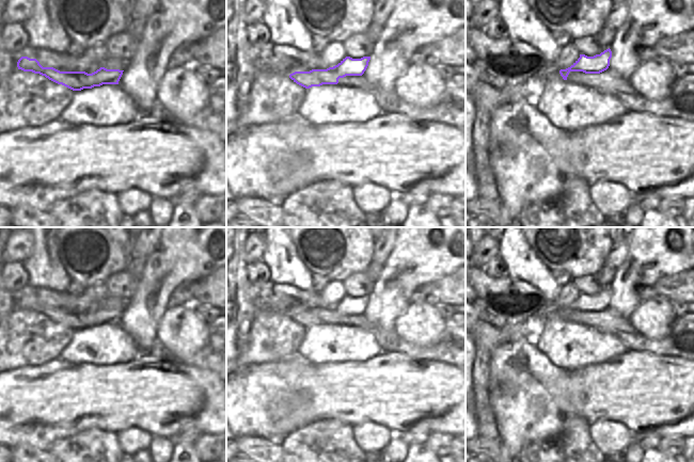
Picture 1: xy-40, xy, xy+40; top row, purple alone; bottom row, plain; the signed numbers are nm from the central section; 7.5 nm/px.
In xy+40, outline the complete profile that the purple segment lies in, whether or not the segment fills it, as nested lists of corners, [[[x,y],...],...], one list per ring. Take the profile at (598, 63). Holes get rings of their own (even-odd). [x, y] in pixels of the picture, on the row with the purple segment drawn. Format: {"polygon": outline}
{"polygon": [[[610,48],[594,57],[580,54],[570,67],[561,69],[559,74],[568,82],[613,95],[629,112],[647,112],[694,122],[694,74],[676,78],[669,96],[653,101],[643,97],[629,80],[609,68],[611,58]]]}

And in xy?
{"polygon": [[[346,57],[337,65],[327,69],[295,71],[289,78],[297,84],[310,89],[322,84],[352,86],[369,93],[383,112],[397,112],[414,121],[433,121],[451,125],[466,133],[466,76],[456,74],[445,81],[443,96],[429,108],[419,108],[404,101],[395,91],[374,86],[362,75],[370,57],[352,59]]]}

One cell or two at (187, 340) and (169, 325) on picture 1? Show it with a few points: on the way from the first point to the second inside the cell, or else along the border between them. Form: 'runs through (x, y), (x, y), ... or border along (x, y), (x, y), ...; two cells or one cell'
runs through (183, 336), (173, 330); one cell

